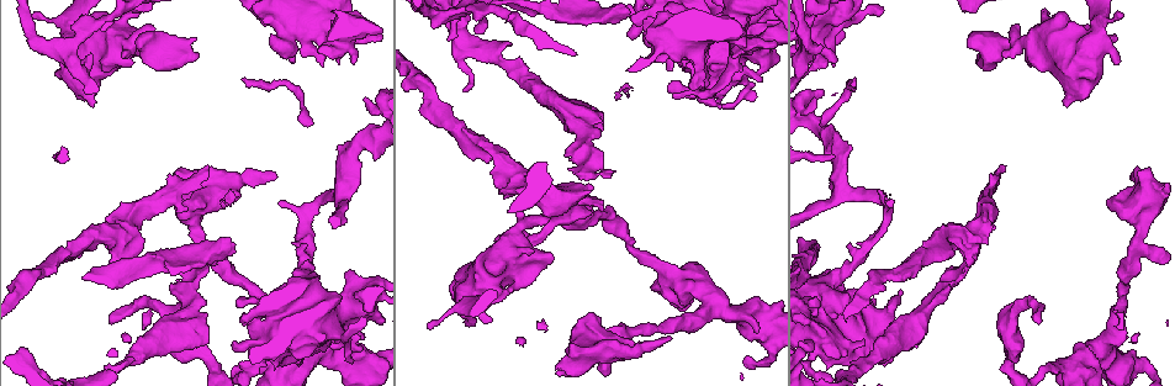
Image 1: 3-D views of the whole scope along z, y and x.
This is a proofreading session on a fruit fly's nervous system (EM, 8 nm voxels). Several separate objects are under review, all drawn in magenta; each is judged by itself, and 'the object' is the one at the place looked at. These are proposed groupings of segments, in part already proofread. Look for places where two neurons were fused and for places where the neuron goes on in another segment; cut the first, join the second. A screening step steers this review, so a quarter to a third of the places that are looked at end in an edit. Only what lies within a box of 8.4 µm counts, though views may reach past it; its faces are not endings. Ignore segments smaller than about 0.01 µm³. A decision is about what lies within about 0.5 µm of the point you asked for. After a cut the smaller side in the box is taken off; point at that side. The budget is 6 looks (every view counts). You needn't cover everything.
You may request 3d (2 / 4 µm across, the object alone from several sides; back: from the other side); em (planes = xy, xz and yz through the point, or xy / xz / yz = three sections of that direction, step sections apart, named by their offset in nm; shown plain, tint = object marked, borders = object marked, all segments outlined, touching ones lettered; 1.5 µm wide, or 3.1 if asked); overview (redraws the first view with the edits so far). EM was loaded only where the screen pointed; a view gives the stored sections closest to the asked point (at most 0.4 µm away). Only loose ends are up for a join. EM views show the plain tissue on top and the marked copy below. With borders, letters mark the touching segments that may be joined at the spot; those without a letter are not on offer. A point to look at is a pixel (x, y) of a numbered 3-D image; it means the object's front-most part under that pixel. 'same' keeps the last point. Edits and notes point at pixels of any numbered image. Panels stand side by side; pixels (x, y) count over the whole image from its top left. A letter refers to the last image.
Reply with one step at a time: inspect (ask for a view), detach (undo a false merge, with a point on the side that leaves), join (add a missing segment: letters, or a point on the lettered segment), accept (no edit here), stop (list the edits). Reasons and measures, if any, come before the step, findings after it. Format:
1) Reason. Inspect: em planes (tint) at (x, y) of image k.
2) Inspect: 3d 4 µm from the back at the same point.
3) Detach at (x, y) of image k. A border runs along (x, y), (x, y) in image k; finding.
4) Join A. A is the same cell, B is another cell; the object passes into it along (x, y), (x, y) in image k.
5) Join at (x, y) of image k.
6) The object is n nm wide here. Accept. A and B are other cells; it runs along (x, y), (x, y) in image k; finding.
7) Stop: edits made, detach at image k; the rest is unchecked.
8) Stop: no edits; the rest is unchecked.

Branch stops here. Inspect: 3d 4 µm at (197, 55) of image 1.

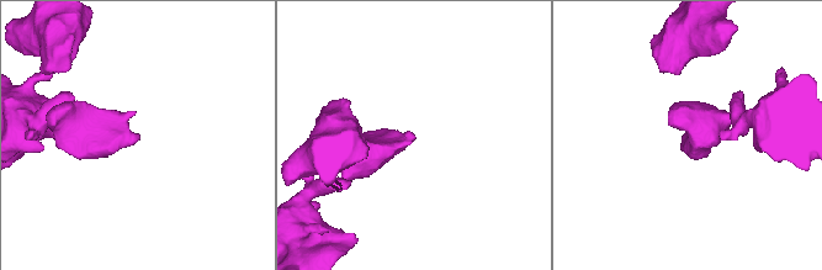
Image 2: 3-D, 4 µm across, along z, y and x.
Now the EM. Inspect: em xz step 4 (borders) at (138, 133) of image 2.

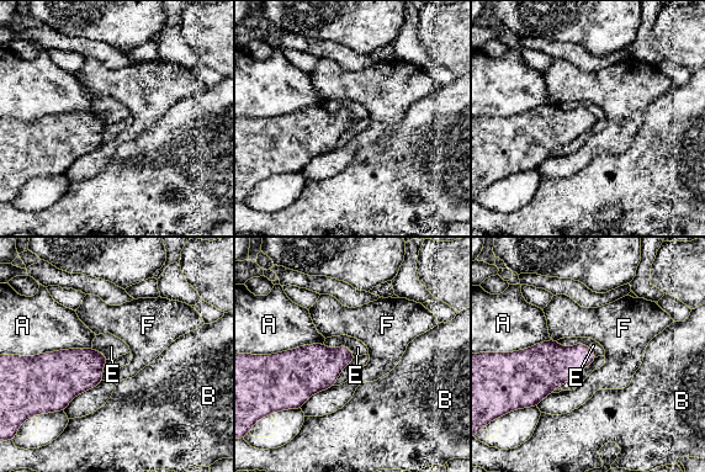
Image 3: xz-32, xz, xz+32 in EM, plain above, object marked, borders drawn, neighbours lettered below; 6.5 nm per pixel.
Accept. A, B, E and F are other cells; a border runs along (556, 340), (583, 343), (597, 356) in image 3; no lettered segment goes on from it.

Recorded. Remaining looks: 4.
Thick end. Inspect: 3d 4 µm from the back at (137, 14) of image 1.

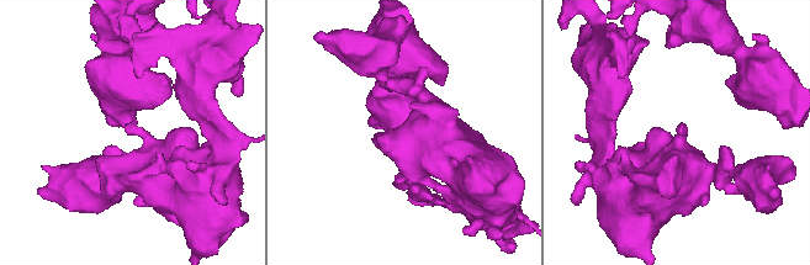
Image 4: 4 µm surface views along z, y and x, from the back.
Shape alone is not enough. Inspect: em planes (borders) at (679, 135) of image 4.

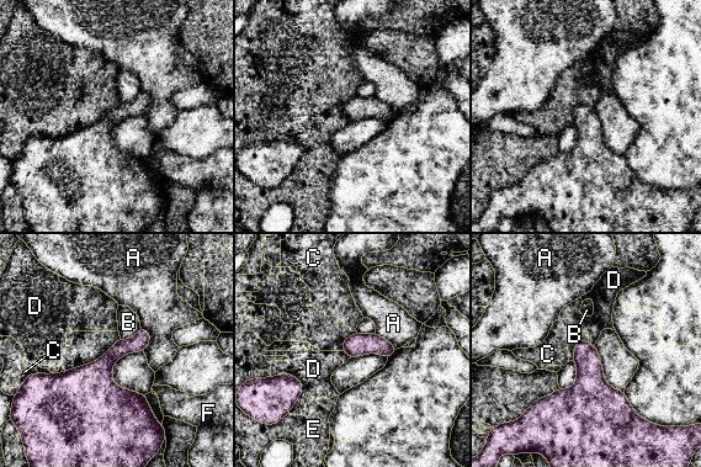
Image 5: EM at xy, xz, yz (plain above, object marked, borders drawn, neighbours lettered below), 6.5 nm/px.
The longest contact is with D, 260 nm. Accept. A, B, C, D, E and F are other cells; a border runs along (271, 376), (301, 383), (290, 409) in image 5; none of them fits.

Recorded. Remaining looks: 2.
Calibre changes. Inspect: em planes (tint) at (953, 232) of image 1.

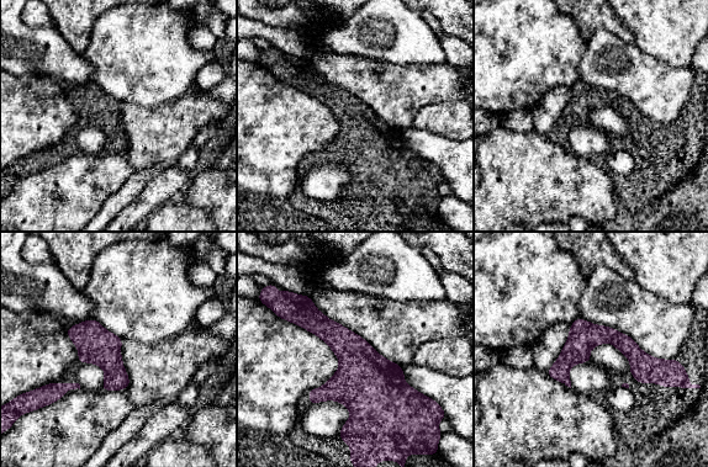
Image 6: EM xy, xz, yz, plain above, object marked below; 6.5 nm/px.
Inspect: em planes (borders) at the same point.

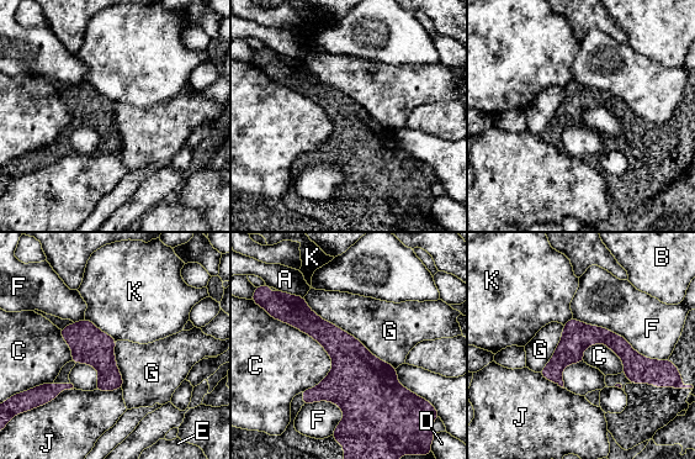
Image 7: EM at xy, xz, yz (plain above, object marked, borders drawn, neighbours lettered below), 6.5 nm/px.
Accept. A, B, C, D, E, F, G, J and K are other cells; it runs along (652, 372), (611, 339), (583, 337), (544, 373) in image 7; continuous, no second neuron.

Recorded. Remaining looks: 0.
Stop: no edits; the rest is unchecked.

